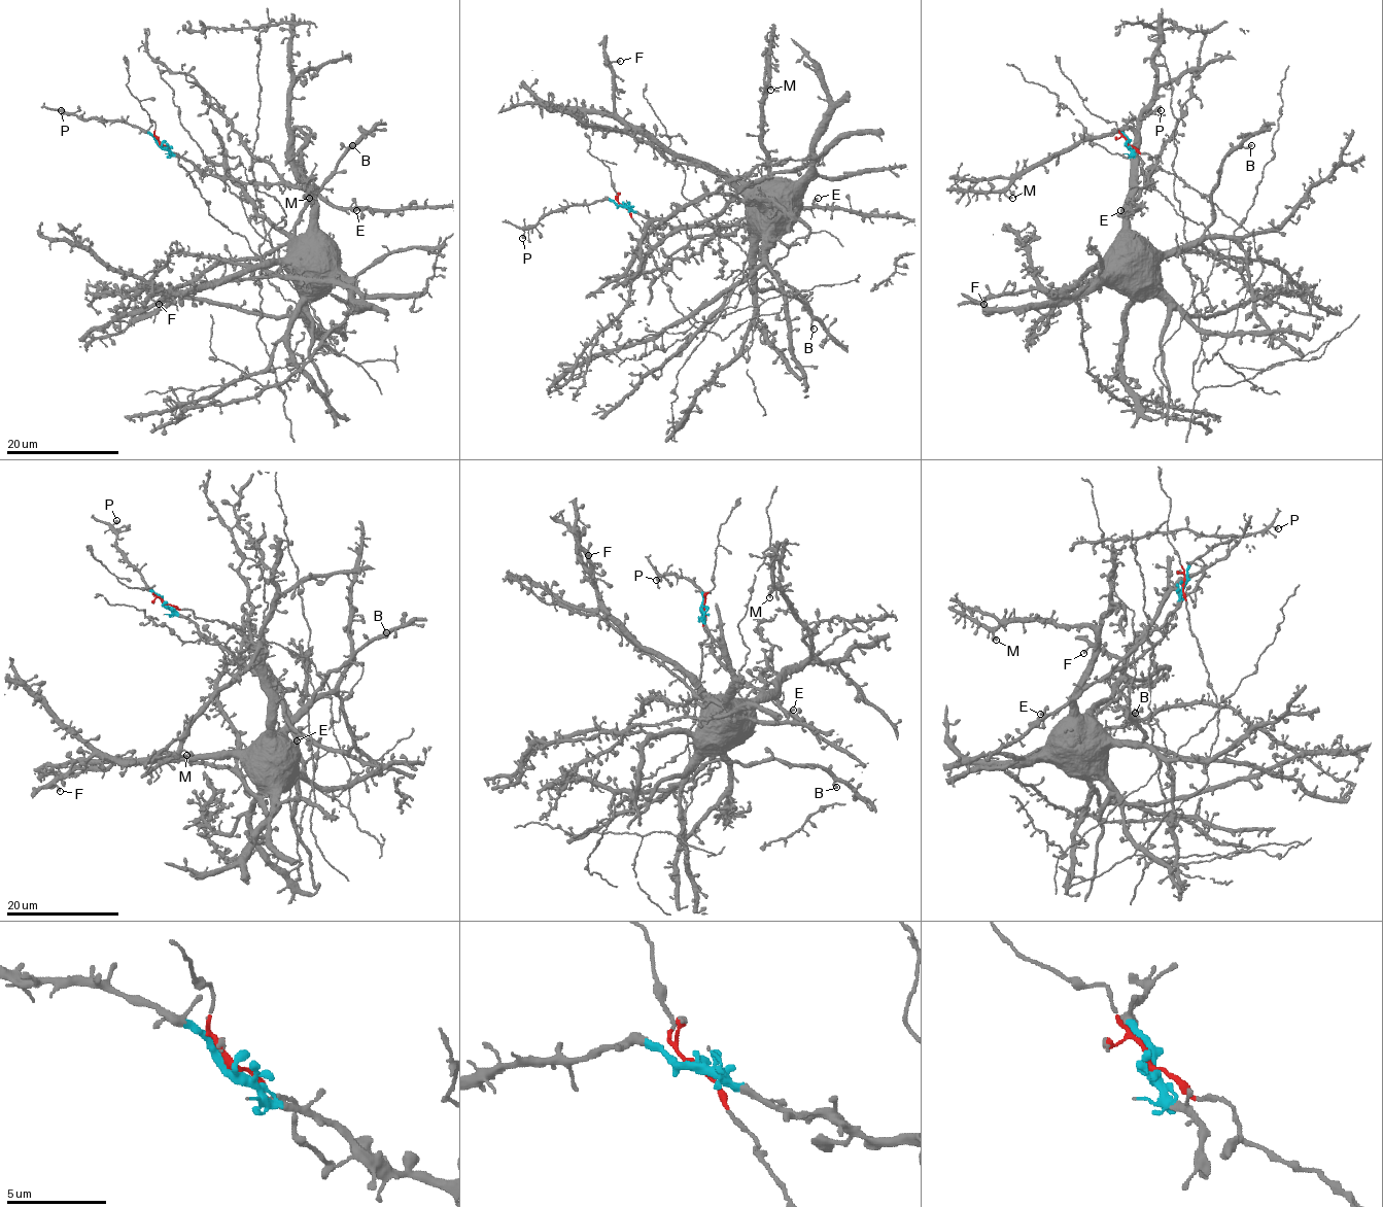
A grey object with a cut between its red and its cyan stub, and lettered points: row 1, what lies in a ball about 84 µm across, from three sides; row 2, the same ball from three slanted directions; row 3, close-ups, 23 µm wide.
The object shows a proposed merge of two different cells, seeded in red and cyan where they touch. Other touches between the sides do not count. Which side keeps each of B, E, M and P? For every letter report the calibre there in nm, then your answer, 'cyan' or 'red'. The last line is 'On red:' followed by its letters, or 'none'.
B: 400 nm thick; red
E: 460 nm thick; cyan
M: 300 nm thick; red
P: 400 nm thick; cyan
On red: B, M

